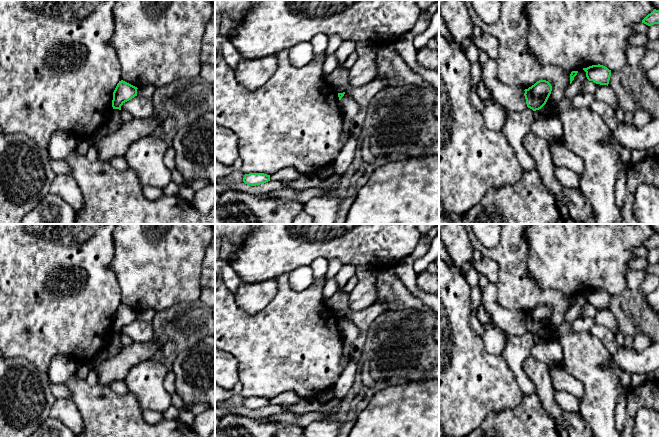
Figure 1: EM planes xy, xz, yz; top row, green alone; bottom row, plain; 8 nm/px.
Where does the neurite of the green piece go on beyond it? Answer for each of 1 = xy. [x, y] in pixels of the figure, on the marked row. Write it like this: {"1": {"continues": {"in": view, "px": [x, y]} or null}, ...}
{"1": {"continues": null}}

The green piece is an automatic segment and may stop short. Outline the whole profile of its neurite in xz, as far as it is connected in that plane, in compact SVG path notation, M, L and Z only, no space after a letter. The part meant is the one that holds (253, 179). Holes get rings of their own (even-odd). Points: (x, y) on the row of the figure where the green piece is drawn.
M264 173L245 174L243 182L247 185L256 186L270 181L270 175Z

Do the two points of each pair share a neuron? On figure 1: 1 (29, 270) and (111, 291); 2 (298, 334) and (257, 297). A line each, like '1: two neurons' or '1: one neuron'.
1: one neuron
2: two neurons

